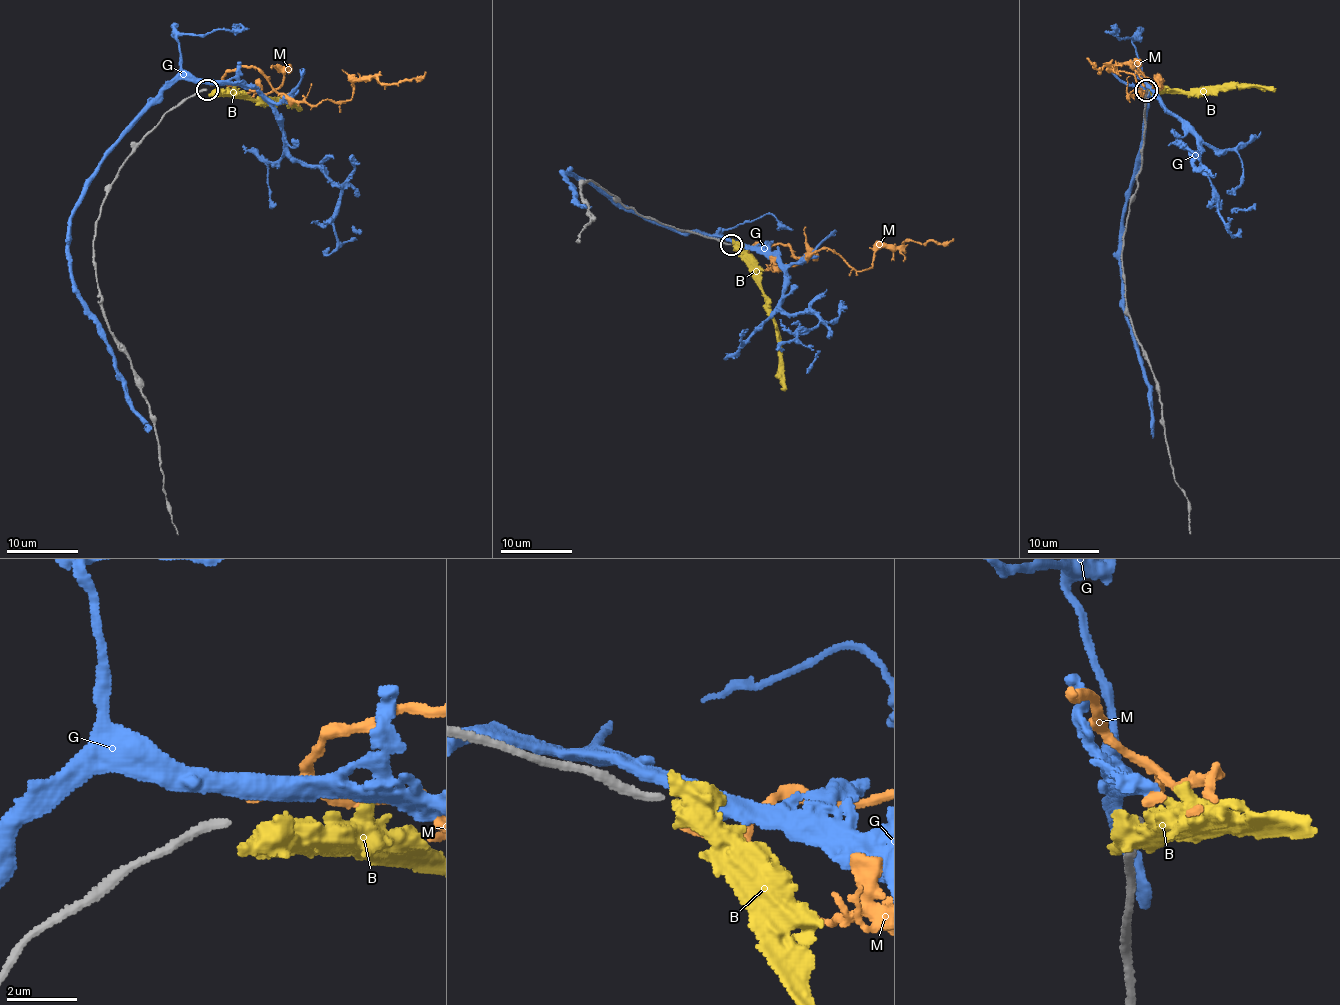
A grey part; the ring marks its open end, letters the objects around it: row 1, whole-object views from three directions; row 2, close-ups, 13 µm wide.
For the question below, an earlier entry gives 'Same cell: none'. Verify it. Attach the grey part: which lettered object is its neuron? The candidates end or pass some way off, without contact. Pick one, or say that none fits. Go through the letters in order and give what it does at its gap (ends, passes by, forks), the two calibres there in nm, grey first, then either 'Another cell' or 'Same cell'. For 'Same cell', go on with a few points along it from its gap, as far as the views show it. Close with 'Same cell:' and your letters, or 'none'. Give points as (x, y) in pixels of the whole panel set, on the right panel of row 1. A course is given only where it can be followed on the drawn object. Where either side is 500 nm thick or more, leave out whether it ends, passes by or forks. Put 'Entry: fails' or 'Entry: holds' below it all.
B: Thickness 240 nm (grey) against 800 nm. Another cell
G: It passes by. Thickness 240 nm (grey) against 480 nm. Another cell
M: It ends there. Thickness 240 nm (grey) against 240 nm. Another cell
Same cell: none
Entry: holds

